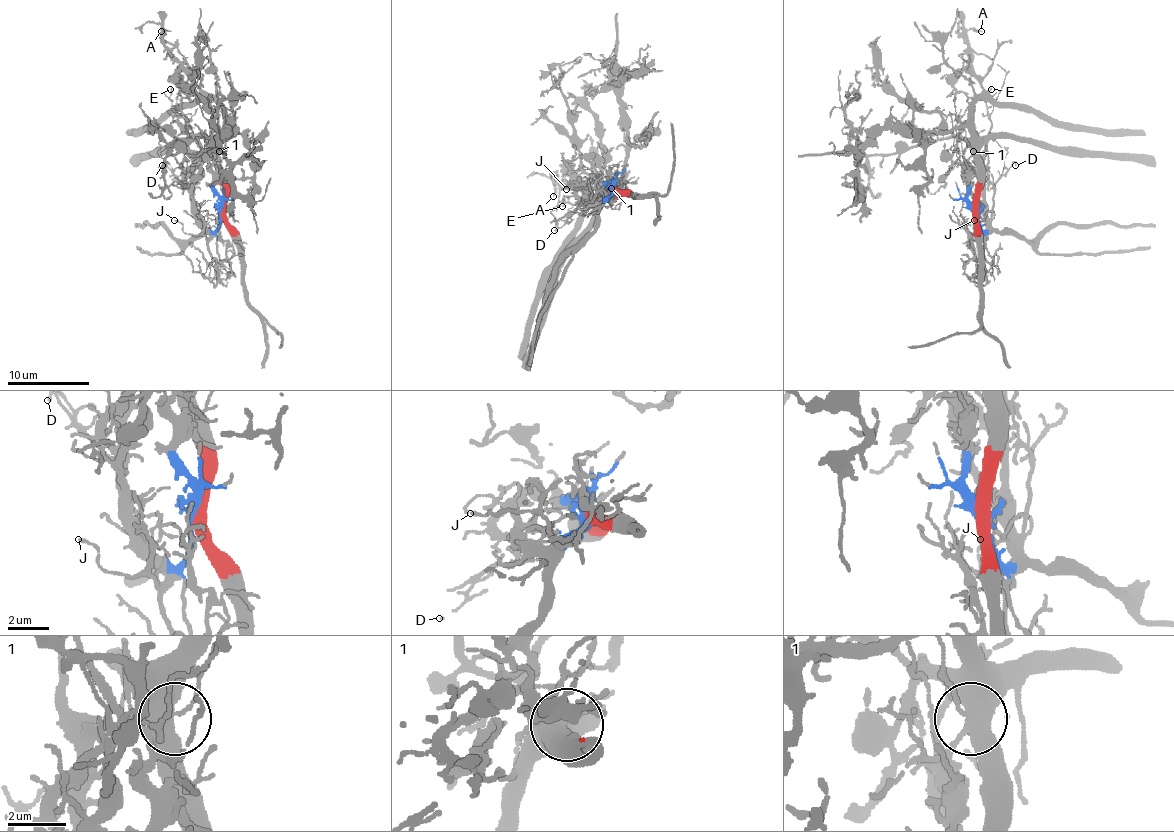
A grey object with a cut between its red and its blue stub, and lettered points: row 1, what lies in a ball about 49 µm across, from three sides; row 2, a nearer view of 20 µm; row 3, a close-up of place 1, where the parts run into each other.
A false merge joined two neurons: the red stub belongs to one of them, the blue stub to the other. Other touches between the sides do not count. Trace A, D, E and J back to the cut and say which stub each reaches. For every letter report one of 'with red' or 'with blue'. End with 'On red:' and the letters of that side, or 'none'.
A: with red
D: with blue
E: with blue
J: with blue
On red: A

